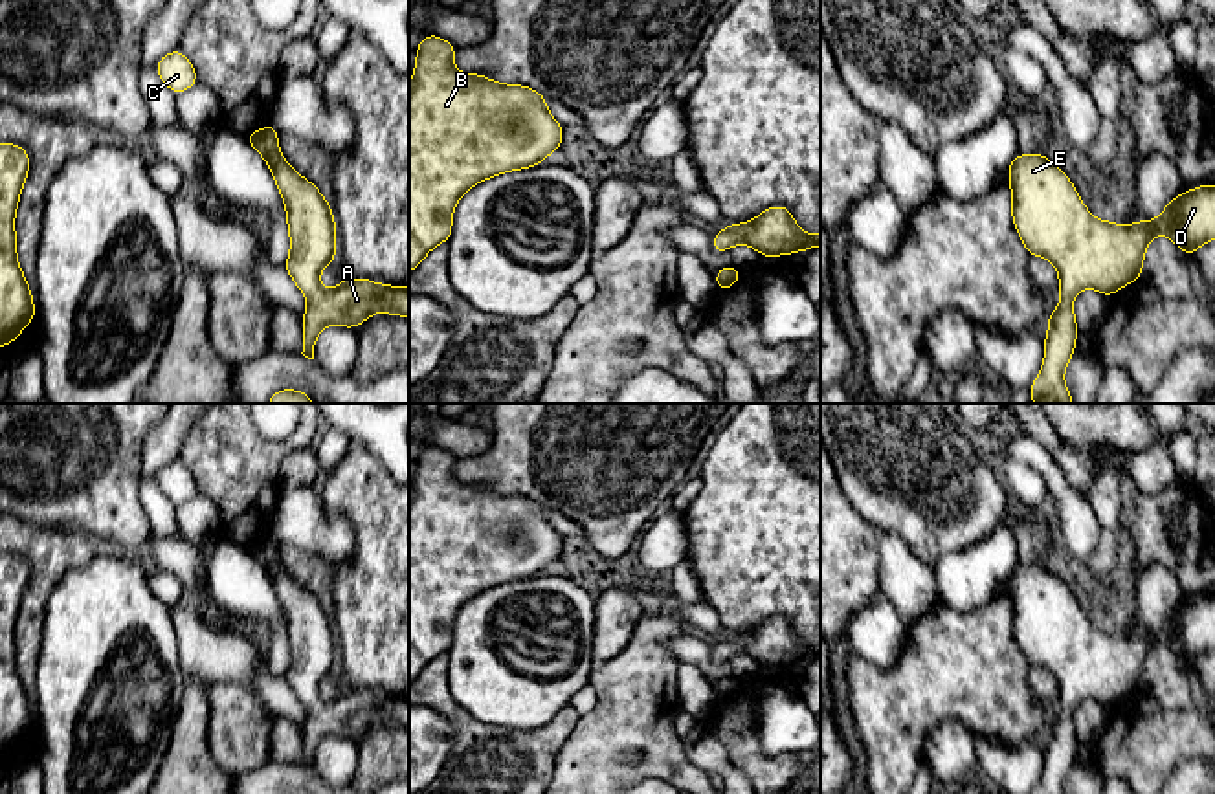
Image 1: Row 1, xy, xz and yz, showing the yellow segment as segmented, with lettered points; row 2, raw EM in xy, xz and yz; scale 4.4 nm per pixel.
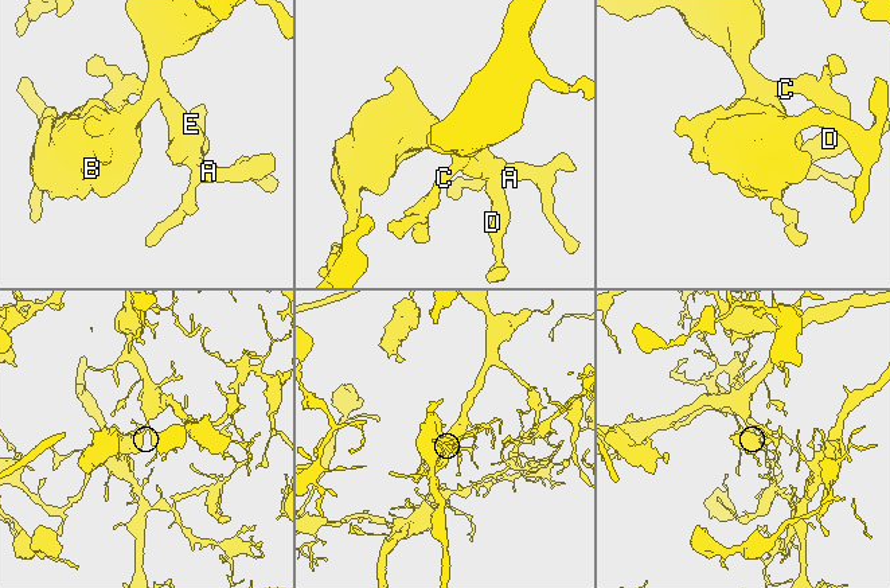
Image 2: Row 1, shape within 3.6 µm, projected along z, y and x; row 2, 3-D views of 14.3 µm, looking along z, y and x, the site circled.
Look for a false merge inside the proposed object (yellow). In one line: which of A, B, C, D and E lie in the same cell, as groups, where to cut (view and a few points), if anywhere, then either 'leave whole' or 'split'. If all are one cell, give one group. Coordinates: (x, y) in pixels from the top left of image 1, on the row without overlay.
A B C D E; no cut; leave whole

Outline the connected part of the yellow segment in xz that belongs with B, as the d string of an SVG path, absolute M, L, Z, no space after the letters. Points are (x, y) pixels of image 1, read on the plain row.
M428 444L415 460L409 495L409 684L453 642L459 609L492 587L541 576L560 559L563 537L549 524L547 508L523 495L501 495L453 477L457 458Z

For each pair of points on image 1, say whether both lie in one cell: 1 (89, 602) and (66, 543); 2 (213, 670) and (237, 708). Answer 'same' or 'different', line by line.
1: different
2: different

